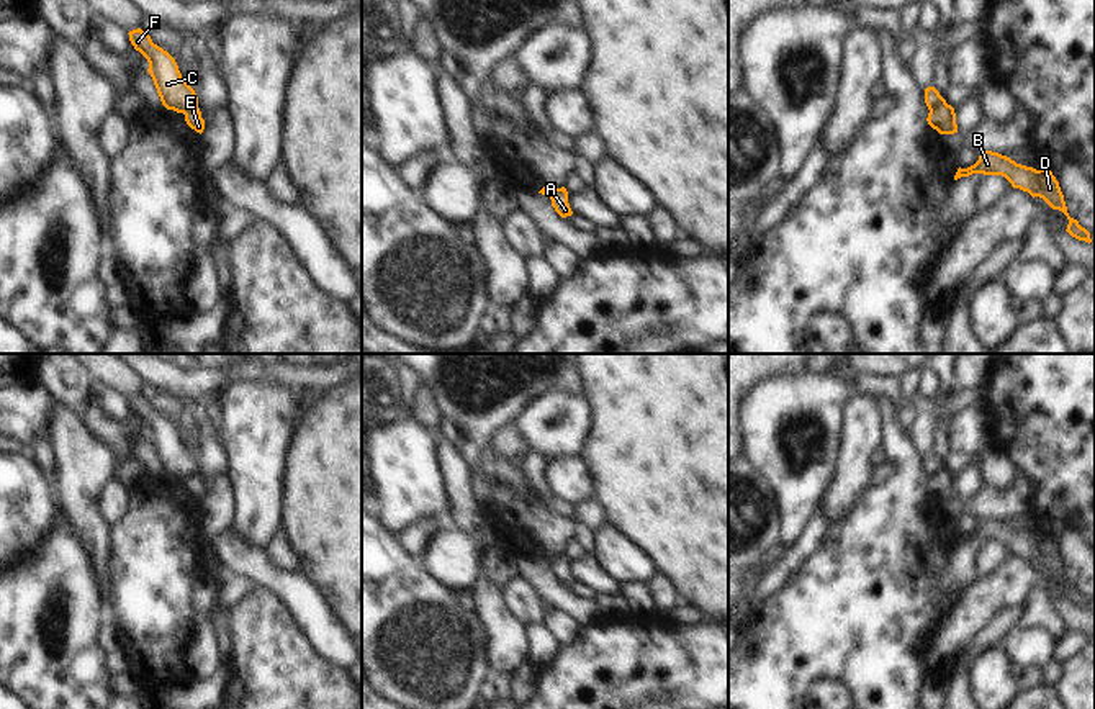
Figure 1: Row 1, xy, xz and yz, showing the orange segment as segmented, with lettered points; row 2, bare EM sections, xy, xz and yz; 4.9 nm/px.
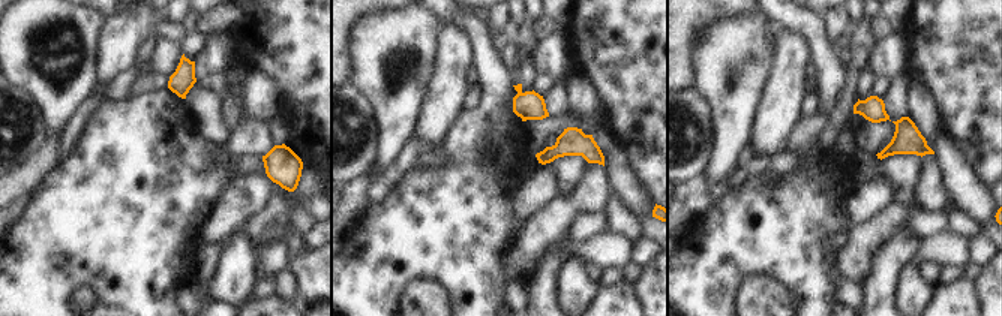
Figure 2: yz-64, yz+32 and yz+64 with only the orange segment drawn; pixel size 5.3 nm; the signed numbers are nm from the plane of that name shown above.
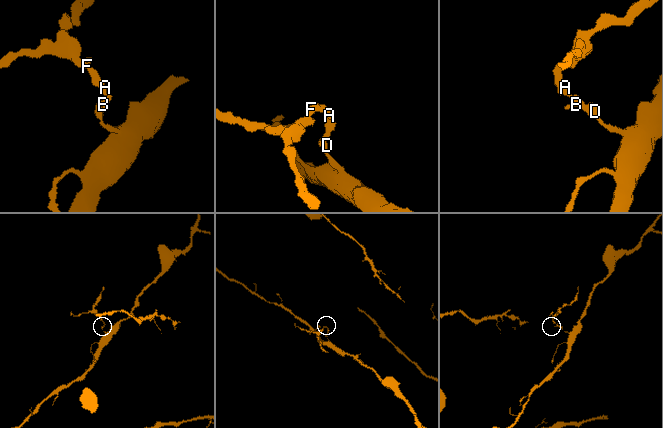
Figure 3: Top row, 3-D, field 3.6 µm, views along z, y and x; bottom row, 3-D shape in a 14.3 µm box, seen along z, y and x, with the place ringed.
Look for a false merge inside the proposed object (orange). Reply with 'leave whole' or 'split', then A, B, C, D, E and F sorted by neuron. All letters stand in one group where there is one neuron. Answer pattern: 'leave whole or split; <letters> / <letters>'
split; A B D E / C F

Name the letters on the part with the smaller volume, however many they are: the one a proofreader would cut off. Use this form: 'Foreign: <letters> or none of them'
Foreign: C, F

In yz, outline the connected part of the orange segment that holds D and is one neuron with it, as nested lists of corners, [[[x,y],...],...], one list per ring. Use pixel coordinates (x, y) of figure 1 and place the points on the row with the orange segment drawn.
[[[984,151],[980,152],[979,160],[974,165],[967,169],[959,167],[954,180],[969,177],[972,174],[1002,175],[1012,183],[1013,188],[1028,192],[1033,198],[1043,198],[1052,210],[1059,210],[1067,216],[1069,224],[1066,231],[1072,237],[1085,241],[1088,244],[1092,242],[1090,233],[1082,228],[1077,219],[1069,216],[1059,182],[1044,165],[1036,170],[1033,167],[1016,164],[1010,157],[998,152]]]

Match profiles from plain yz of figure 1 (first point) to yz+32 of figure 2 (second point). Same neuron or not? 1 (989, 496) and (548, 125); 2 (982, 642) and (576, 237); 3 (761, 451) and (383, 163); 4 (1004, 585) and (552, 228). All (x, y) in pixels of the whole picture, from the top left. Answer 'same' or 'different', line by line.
1: same
2: same
3: same
4: same

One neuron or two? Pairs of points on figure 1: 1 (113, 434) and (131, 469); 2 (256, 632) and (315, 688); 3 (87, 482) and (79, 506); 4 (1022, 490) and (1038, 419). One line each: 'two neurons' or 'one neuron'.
1: one neuron
2: one neuron
3: one neuron
4: two neurons

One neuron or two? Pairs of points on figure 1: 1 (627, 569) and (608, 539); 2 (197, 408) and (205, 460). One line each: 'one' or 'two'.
1: one
2: one

